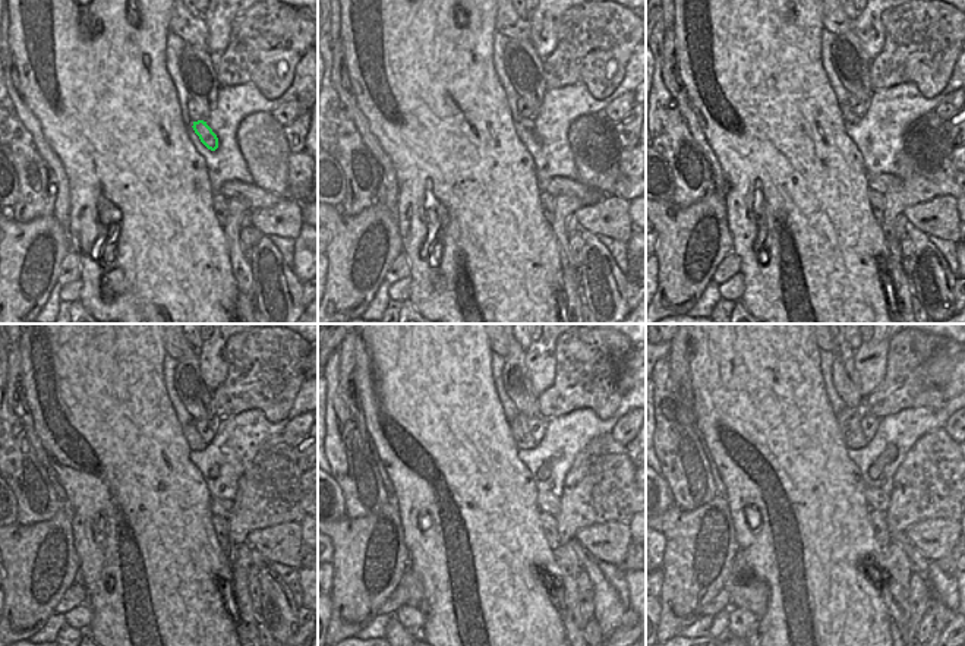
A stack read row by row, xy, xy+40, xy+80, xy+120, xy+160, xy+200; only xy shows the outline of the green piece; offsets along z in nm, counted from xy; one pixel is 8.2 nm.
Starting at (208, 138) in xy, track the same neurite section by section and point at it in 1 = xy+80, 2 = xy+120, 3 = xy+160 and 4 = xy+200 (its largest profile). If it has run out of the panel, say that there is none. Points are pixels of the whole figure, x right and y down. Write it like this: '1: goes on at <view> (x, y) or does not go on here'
1: goes on at xy+80 (847, 112)
2: goes on at xy+120 (195, 443)
3: goes on at xy+160 (519, 425)
4: goes on at xy+200 (850, 419)

